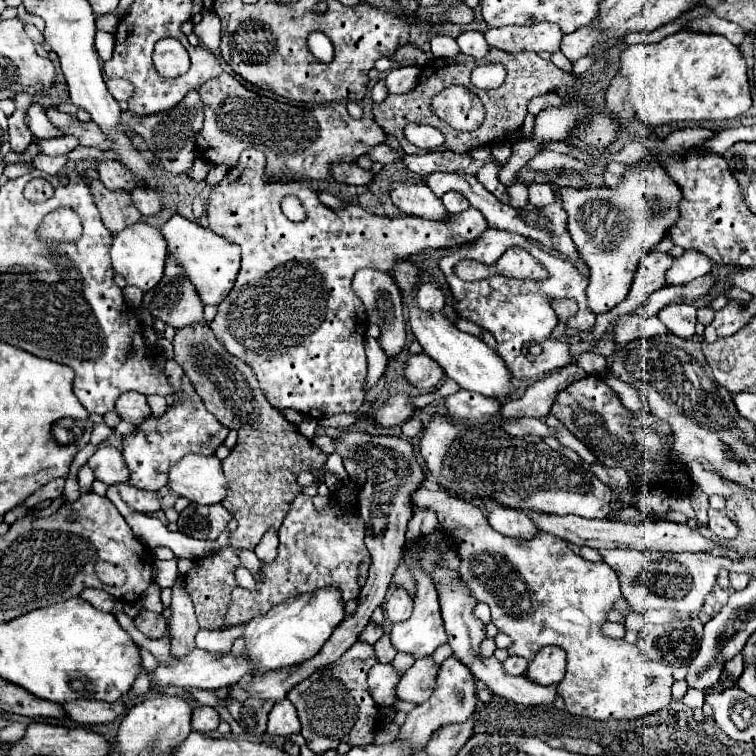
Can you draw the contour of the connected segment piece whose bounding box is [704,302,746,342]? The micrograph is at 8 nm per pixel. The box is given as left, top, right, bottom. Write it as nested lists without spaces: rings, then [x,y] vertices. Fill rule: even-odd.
[[[728,302],[724,310],[718,310],[714,314],[714,320],[704,330],[704,342],[716,342],[718,338],[736,334],[742,326],[746,326],[746,314],[734,306],[734,302]]]

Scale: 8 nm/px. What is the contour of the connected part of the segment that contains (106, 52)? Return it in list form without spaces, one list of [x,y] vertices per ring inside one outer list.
[[[98,30],[96,32],[96,50],[98,50],[100,60],[104,60],[104,62],[110,60],[112,52],[114,52],[114,34]]]

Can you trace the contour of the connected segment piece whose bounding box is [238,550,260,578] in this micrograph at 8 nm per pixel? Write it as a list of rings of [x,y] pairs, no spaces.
[[[240,550],[240,552],[238,552],[238,558],[240,558],[240,564],[246,566],[246,568],[254,574],[254,578],[256,578],[258,566],[260,566],[260,560],[256,558],[256,554],[254,554],[252,550]]]

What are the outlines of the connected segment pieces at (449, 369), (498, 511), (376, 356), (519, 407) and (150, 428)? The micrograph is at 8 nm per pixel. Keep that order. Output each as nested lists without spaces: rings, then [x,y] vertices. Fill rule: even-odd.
[[[400,260],[394,266],[392,274],[394,274],[394,280],[398,282],[398,288],[406,294],[406,302],[408,302],[408,308],[410,308],[410,326],[412,326],[416,340],[422,344],[424,352],[442,366],[446,376],[452,378],[460,388],[482,394],[486,398],[502,400],[506,396],[512,396],[512,392],[514,392],[512,372],[508,370],[506,362],[484,340],[458,330],[442,314],[432,314],[432,316],[420,314],[420,310],[414,306],[414,290],[416,290],[416,284],[418,284],[418,268],[412,266],[406,260]]]
[[[482,498],[482,502],[484,502],[484,512],[488,522],[498,532],[506,536],[514,536],[514,538],[532,538],[538,532],[538,528],[534,528],[534,522],[530,522],[528,518],[522,518],[518,510],[504,508],[502,504],[490,498]]]
[[[372,336],[366,338],[366,356],[368,356],[368,376],[366,376],[366,382],[364,382],[364,390],[368,392],[380,380],[380,376],[384,374],[388,358],[386,358],[384,350],[380,348],[380,342]]]
[[[576,366],[562,368],[562,370],[546,376],[544,380],[534,382],[522,398],[508,400],[506,404],[502,404],[502,410],[498,416],[502,420],[544,418],[550,412],[550,406],[552,406],[554,398],[558,396],[558,392],[562,392],[574,380],[578,380],[578,368]]]
[[[188,388],[186,400],[190,406],[180,404],[176,400],[172,406],[168,406],[166,414],[162,416],[146,416],[142,424],[138,424],[136,432],[122,438],[122,460],[126,468],[130,470],[130,484],[140,490],[160,490],[166,484],[166,470],[170,462],[176,462],[184,454],[202,454],[212,456],[220,444],[224,444],[228,436],[228,428],[222,426],[214,414],[206,412],[202,398],[194,392],[194,388]]]

